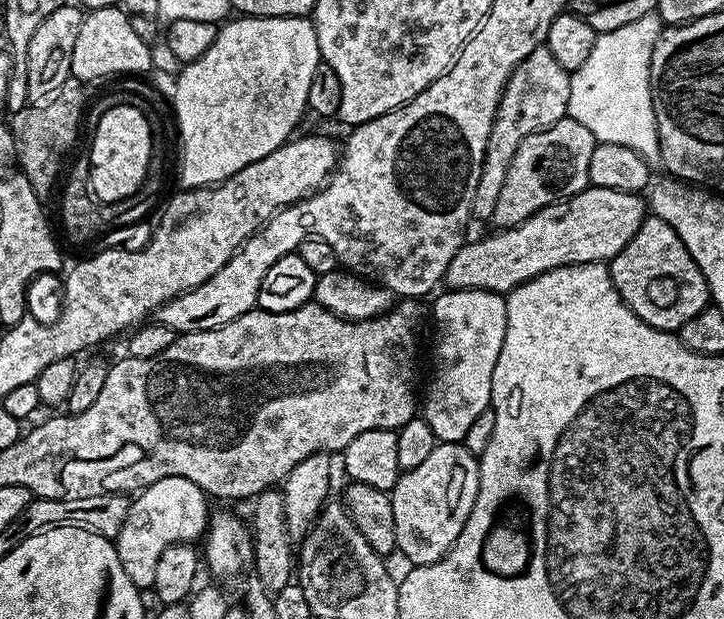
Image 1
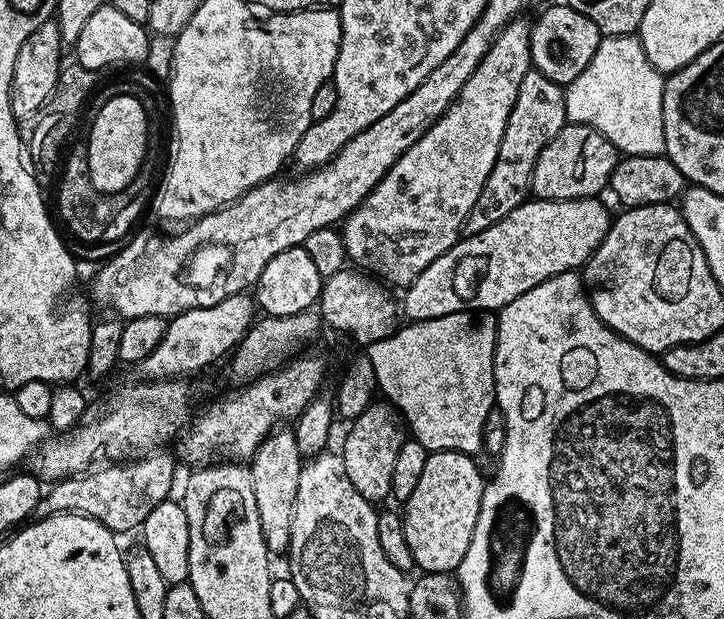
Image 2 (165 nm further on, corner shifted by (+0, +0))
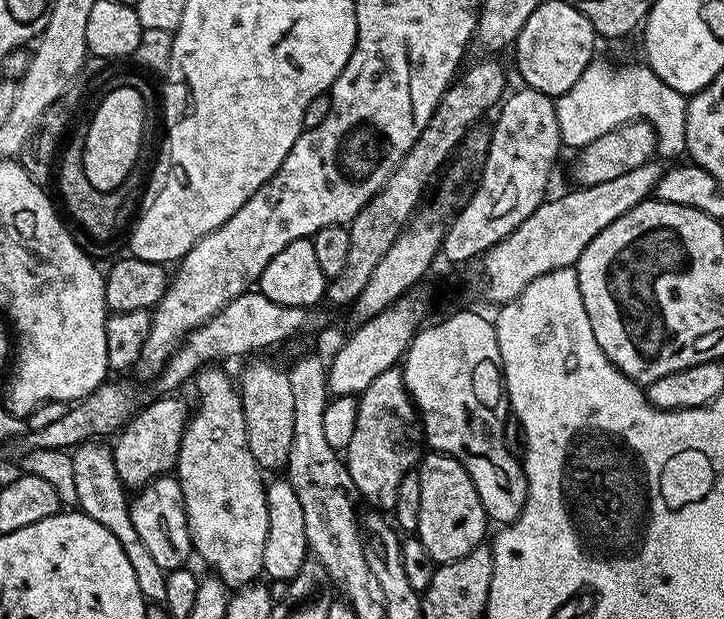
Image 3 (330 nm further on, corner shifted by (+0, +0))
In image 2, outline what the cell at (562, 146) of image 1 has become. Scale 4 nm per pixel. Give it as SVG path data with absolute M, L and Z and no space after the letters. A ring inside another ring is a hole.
M571 122L565 123L562 130L558 130L558 134L554 134L554 138L550 138L550 142L546 142L546 146L542 146L542 154L538 154L538 162L534 162L534 174L532 175L532 190L531 195L538 200L581 200L587 196L596 198L601 195L600 191L607 189L612 182L614 174L614 166L618 159L616 148L606 139L606 137L598 130L594 130L585 124L574 124Z

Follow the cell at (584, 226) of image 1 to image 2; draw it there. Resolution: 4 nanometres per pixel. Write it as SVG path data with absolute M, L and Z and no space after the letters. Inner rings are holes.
M590 196L581 200L525 200L522 206L510 210L502 222L494 222L494 226L486 226L486 230L473 236L465 235L453 248L446 250L446 254L434 258L434 262L430 262L430 266L426 266L426 270L422 270L403 293L403 315L415 322L442 318L455 312L499 310L514 302L514 298L526 294L526 290L534 290L534 286L558 274L583 269L608 233L610 215L602 201Z

